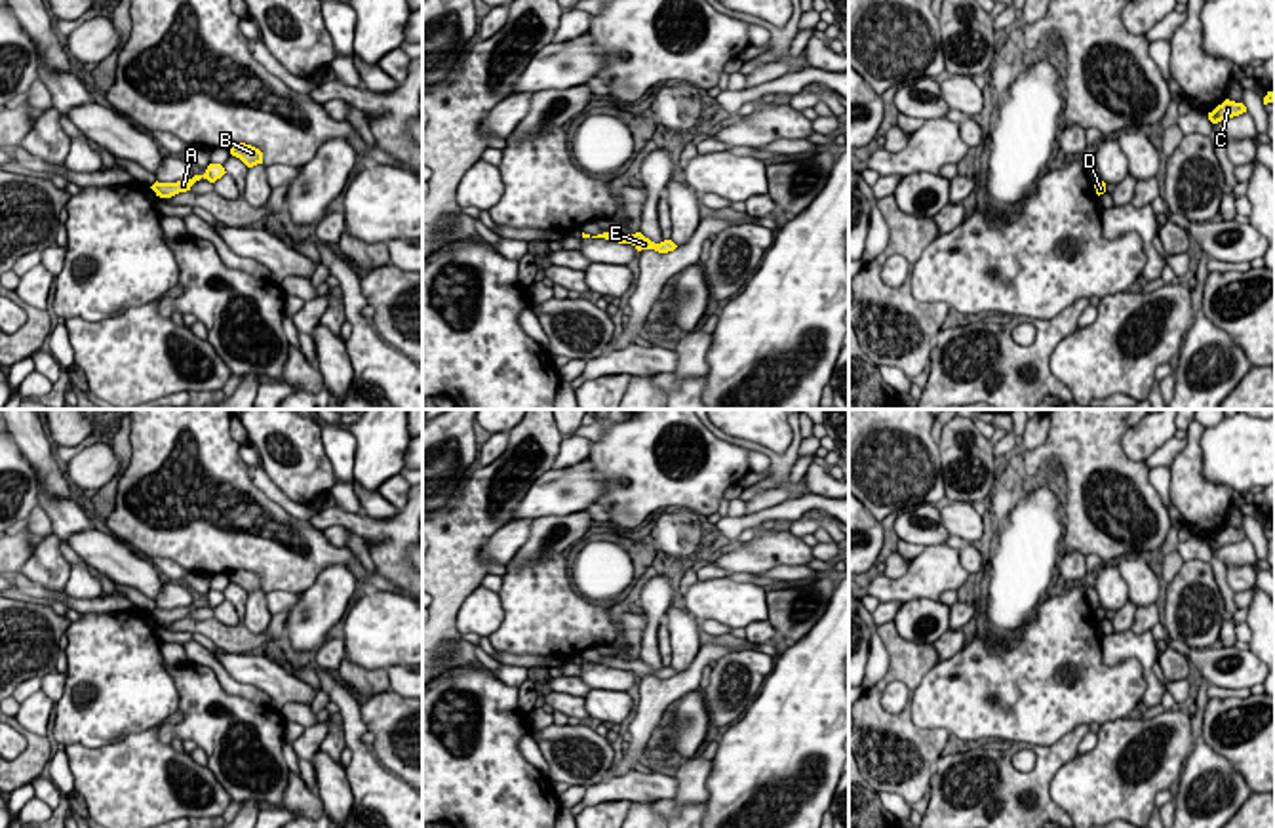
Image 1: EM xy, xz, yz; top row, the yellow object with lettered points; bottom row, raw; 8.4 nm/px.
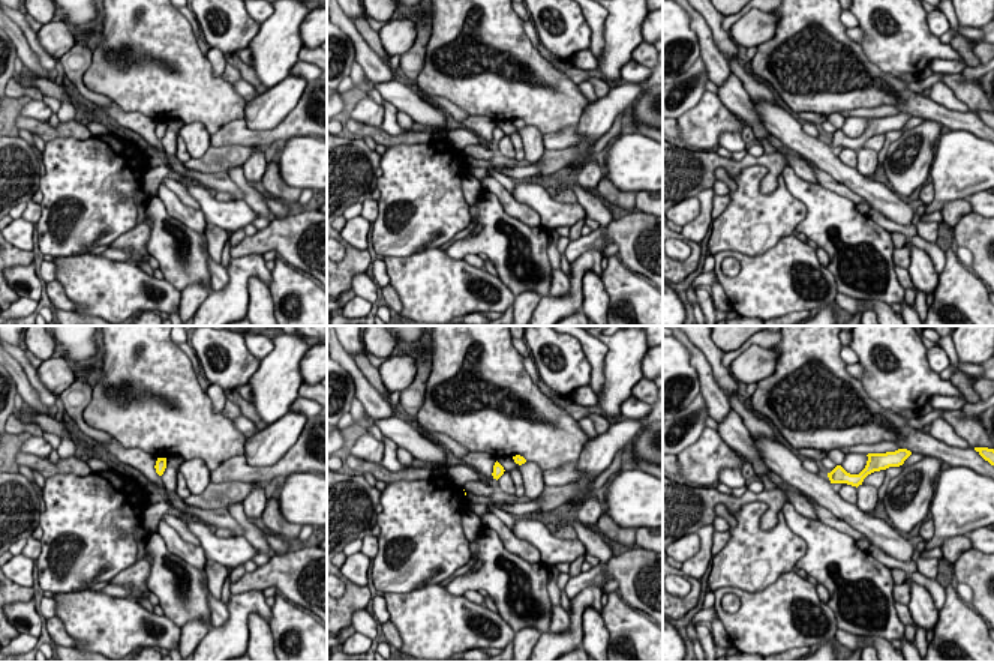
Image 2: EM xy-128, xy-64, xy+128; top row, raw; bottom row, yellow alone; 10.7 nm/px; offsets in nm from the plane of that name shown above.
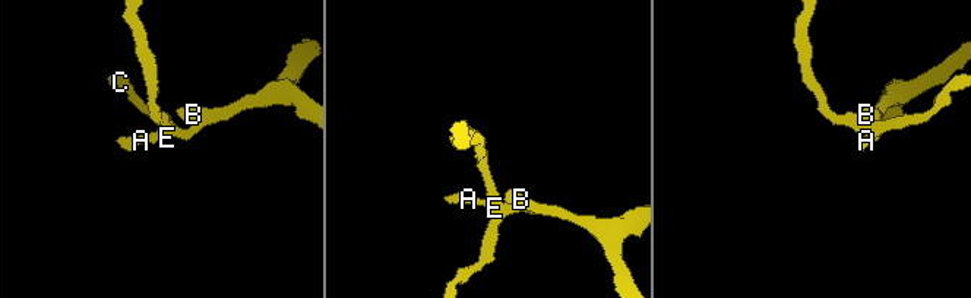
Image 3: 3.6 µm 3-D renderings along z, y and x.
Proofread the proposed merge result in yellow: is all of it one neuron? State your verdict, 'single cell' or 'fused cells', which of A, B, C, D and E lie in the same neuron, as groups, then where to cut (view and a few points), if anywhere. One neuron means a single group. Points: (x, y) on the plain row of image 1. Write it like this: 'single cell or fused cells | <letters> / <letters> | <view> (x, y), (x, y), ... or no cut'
single cell | A B C D E | no cut

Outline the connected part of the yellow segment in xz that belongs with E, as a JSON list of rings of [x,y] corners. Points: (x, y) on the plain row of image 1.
[[[611,657],[611,659],[592,662],[592,664],[605,664],[605,666],[618,668],[618,670],[632,670],[638,678],[655,676],[658,680],[668,680],[668,678],[674,678],[677,674],[672,666],[664,666],[660,670],[655,670],[649,664],[645,664],[641,659],[636,659],[630,662],[630,660]]]

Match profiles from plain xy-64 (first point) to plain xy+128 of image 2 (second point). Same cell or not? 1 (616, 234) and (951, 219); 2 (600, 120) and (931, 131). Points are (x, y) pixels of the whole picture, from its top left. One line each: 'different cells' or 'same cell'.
1: different cells
2: same cell

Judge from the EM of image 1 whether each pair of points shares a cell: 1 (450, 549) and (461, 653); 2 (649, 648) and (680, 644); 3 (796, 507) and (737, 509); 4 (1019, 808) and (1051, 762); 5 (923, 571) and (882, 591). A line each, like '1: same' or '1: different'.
1: same
2: different
3: different
4: same
5: same

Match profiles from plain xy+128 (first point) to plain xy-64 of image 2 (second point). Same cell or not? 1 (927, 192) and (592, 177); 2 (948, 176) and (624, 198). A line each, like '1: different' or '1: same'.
1: same
2: different

